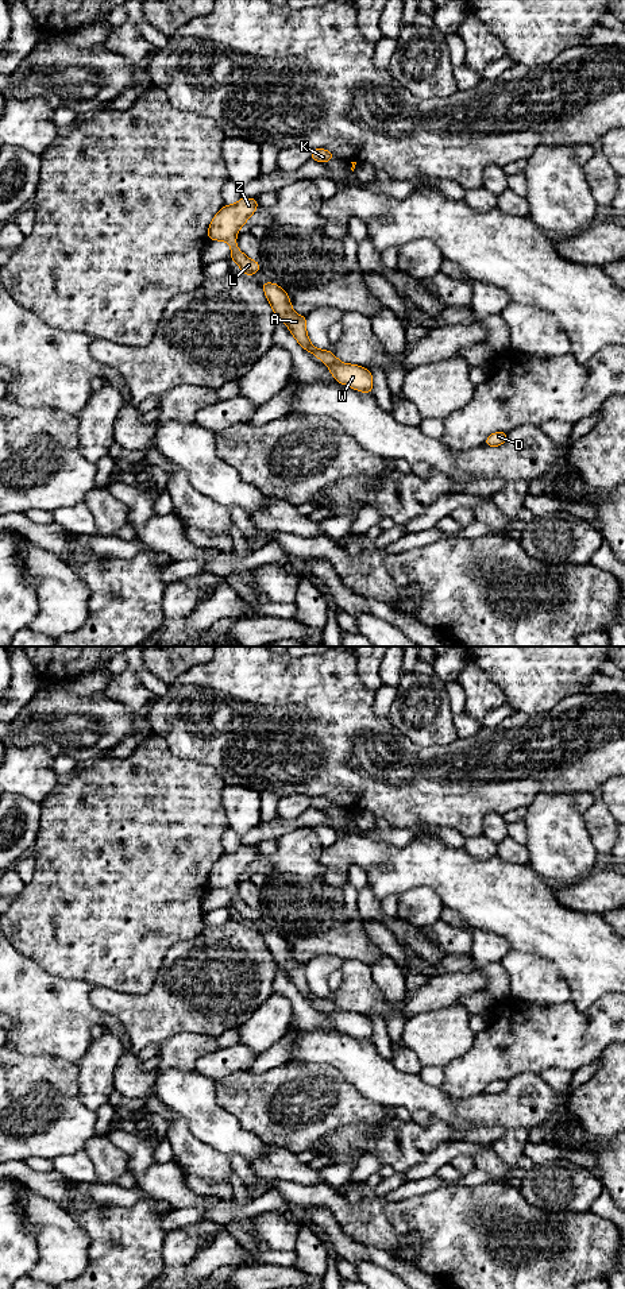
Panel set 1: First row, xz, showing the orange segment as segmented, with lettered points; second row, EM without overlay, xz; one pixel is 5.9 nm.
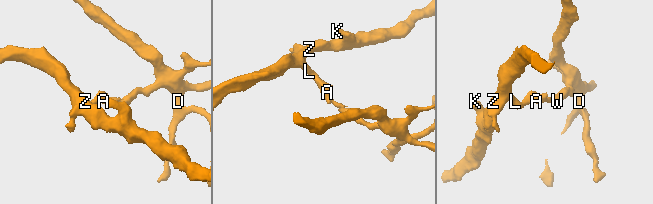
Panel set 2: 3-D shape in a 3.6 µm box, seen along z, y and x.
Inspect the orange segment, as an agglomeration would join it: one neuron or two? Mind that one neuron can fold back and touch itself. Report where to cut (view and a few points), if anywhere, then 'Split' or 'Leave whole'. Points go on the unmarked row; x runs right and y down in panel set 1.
Split along xz (339, 1008), (328, 1011). Split

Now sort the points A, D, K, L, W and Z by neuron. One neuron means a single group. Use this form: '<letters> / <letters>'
A K L Z / D W

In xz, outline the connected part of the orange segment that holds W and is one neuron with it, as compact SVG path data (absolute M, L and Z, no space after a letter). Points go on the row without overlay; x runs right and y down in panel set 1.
M328 1011L327 1016L332 1024L342 1033L347 1033L358 1039L373 1041L373 1023L364 1015L347 1011Z

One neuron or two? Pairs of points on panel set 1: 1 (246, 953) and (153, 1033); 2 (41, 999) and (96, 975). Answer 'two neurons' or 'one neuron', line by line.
1: one neuron
2: two neurons

